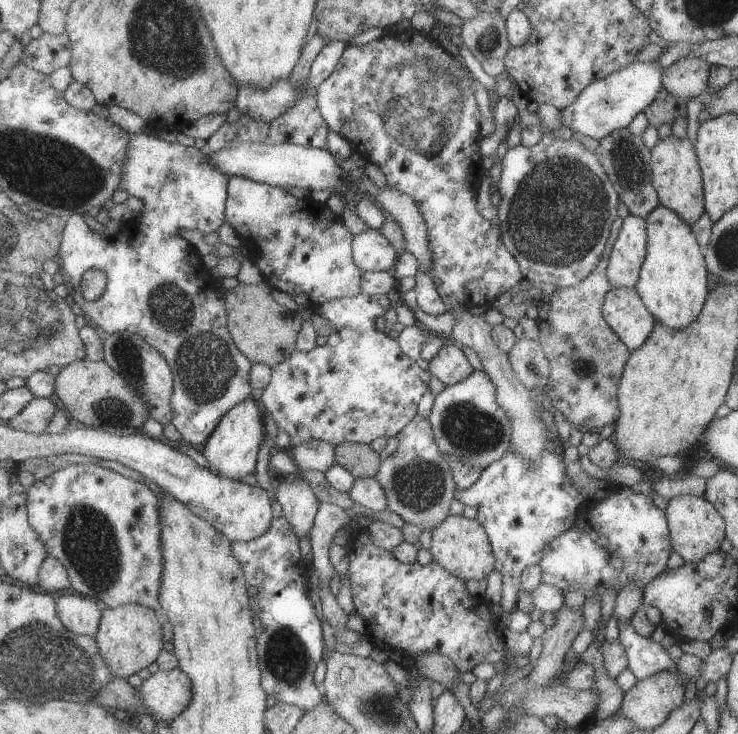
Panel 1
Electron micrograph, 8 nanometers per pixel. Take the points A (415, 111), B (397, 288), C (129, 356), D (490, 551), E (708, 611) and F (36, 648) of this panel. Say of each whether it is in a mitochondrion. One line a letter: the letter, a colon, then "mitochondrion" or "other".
A: mitochondrion
B: other
C: mitochondrion
D: other
E: other
F: mitochondrion

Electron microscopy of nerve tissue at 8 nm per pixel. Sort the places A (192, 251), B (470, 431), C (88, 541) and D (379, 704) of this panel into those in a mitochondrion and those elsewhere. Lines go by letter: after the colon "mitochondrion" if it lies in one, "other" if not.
A: other
B: mitochondrion
C: mitochondrion
D: mitochondrion

